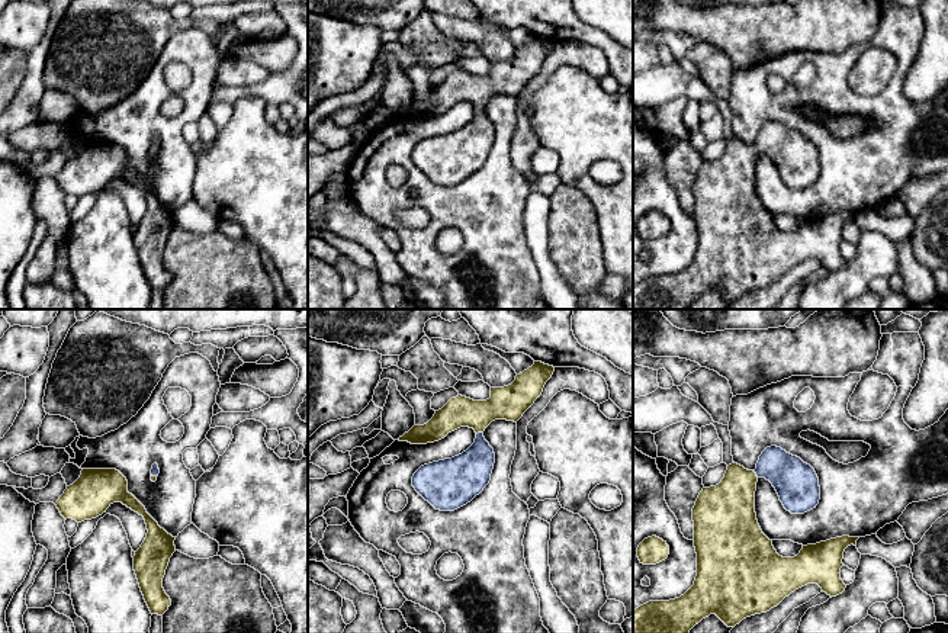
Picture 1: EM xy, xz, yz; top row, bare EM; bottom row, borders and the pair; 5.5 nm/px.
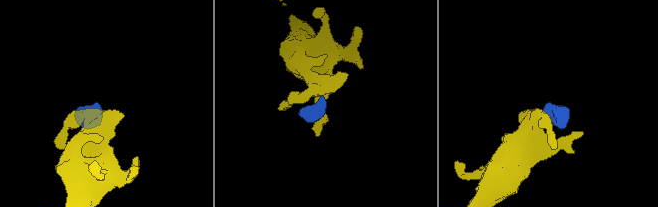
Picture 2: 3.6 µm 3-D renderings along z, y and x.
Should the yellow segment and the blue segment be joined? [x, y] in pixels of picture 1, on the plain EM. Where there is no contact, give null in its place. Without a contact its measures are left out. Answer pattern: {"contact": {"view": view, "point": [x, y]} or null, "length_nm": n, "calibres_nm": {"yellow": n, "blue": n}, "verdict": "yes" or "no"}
{"contact": {"view": "xz", "point": [479, 106]}, "length_nm": 40, "calibres_nm": {"yellow": 190, "blue": 240}, "verdict": "yes"}

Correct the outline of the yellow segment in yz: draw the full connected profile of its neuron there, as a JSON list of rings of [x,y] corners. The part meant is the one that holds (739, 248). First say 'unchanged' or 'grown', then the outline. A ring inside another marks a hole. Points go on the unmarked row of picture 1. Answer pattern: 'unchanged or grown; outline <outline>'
grown; outline [[[767,122],[755,145],[735,136],[729,139],[722,157],[703,163],[692,183],[697,228],[694,260],[679,273],[649,276],[633,285],[633,309],[688,309],[710,289],[716,289],[727,302],[735,302],[746,292],[769,286],[807,258],[817,258],[830,271],[845,266],[846,260],[839,248],[843,226],[851,219],[857,221],[859,212],[842,211],[803,221],[794,232],[780,231],[756,195],[755,166],[759,152],[772,158],[791,189],[804,189],[819,179],[820,161],[814,144],[781,122]]]

